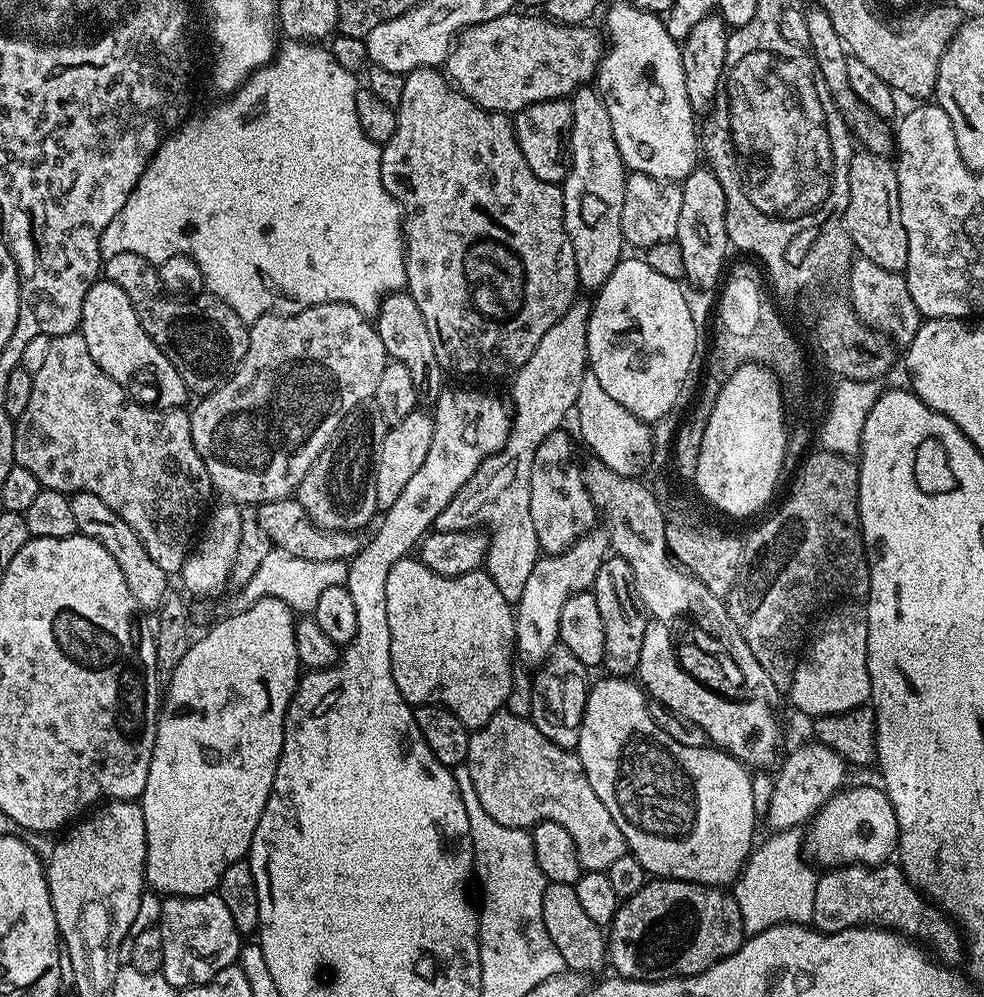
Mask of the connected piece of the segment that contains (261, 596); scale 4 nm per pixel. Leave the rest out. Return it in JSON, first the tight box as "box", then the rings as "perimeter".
{"box":[232,547,349,614],"perimeter":[[[273,547],[273,550],[262,558],[262,563],[258,569],[254,570],[250,582],[239,589],[240,594],[232,605],[233,609],[241,612],[256,605],[258,601],[265,600],[267,597],[274,597],[280,601],[286,601],[298,614],[310,614],[317,608],[319,597],[327,587],[347,583],[349,567],[349,563],[344,560],[311,561],[306,558],[295,558],[294,554],[290,554],[289,551]]]}

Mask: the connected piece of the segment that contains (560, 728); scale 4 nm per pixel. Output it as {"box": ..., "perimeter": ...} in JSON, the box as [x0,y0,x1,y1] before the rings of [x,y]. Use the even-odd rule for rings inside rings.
{"box":[531,646,590,749],"perimeter":[[[558,646],[549,654],[548,659],[535,669],[532,681],[532,714],[531,722],[558,746],[575,749],[580,737],[580,723],[584,717],[584,707],[588,701],[590,687],[589,669],[584,667],[570,650]],[[536,672],[536,676],[535,676]]]}

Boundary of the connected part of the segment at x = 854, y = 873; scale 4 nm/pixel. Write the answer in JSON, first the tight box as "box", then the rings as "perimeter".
{"box":[811,862,966,966],"perimeter":[[[885,862],[875,866],[845,864],[827,869],[817,879],[816,889],[814,890],[814,914],[812,915],[811,927],[818,932],[841,932],[847,928],[858,928],[864,925],[890,928],[893,932],[900,933],[901,936],[907,936],[909,940],[915,940],[917,944],[931,950],[935,959],[948,966],[959,965],[959,960],[961,963],[966,954],[966,940],[956,921],[947,912],[943,912],[937,904],[933,904],[928,897],[922,895],[908,881],[902,869],[892,862]]]}

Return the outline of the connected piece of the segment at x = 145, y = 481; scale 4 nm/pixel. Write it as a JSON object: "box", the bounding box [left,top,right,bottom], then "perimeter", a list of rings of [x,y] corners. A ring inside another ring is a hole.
{"box":[14,330,214,574],"perimeter":[[[78,330],[52,337],[46,363],[42,370],[32,373],[30,406],[16,421],[14,458],[38,478],[41,488],[69,494],[89,492],[94,498],[102,498],[138,534],[154,563],[169,574],[178,574],[184,568],[198,532],[196,523],[201,523],[208,499],[214,496],[212,479],[194,446],[191,415],[184,410],[148,408],[133,400],[90,358],[86,338]]]}

